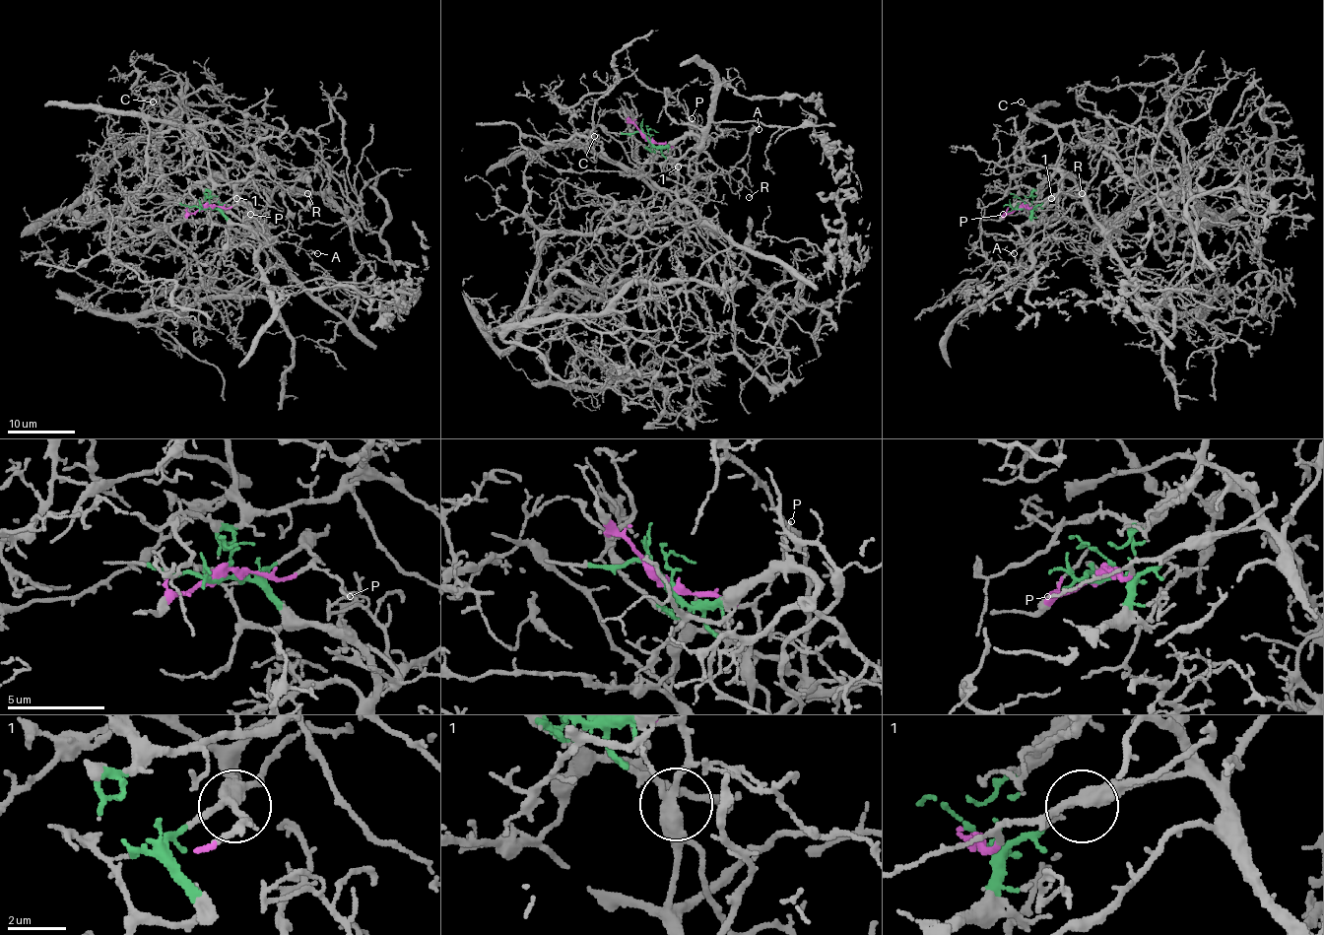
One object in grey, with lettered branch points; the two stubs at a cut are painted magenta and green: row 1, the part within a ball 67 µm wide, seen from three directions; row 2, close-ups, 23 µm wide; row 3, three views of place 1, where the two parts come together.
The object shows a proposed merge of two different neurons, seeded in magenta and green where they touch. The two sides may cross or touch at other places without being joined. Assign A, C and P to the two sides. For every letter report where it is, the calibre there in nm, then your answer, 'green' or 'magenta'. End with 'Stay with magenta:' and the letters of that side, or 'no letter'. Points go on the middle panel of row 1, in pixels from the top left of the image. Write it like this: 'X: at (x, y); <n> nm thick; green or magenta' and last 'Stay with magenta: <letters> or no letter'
A: at (759, 129); 160 nm thick; magenta
C: at (594, 136); 120 nm thick; green
P: at (692, 118); 100 nm thick; magenta
Stay with magenta: A, P

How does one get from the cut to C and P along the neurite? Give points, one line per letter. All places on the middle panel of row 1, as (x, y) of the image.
C: (647, 138), (654, 153), (647, 175), (591, 153), (584, 146), (594, 136)
P: (647, 138), (678, 146), (690, 131), (691, 117)

